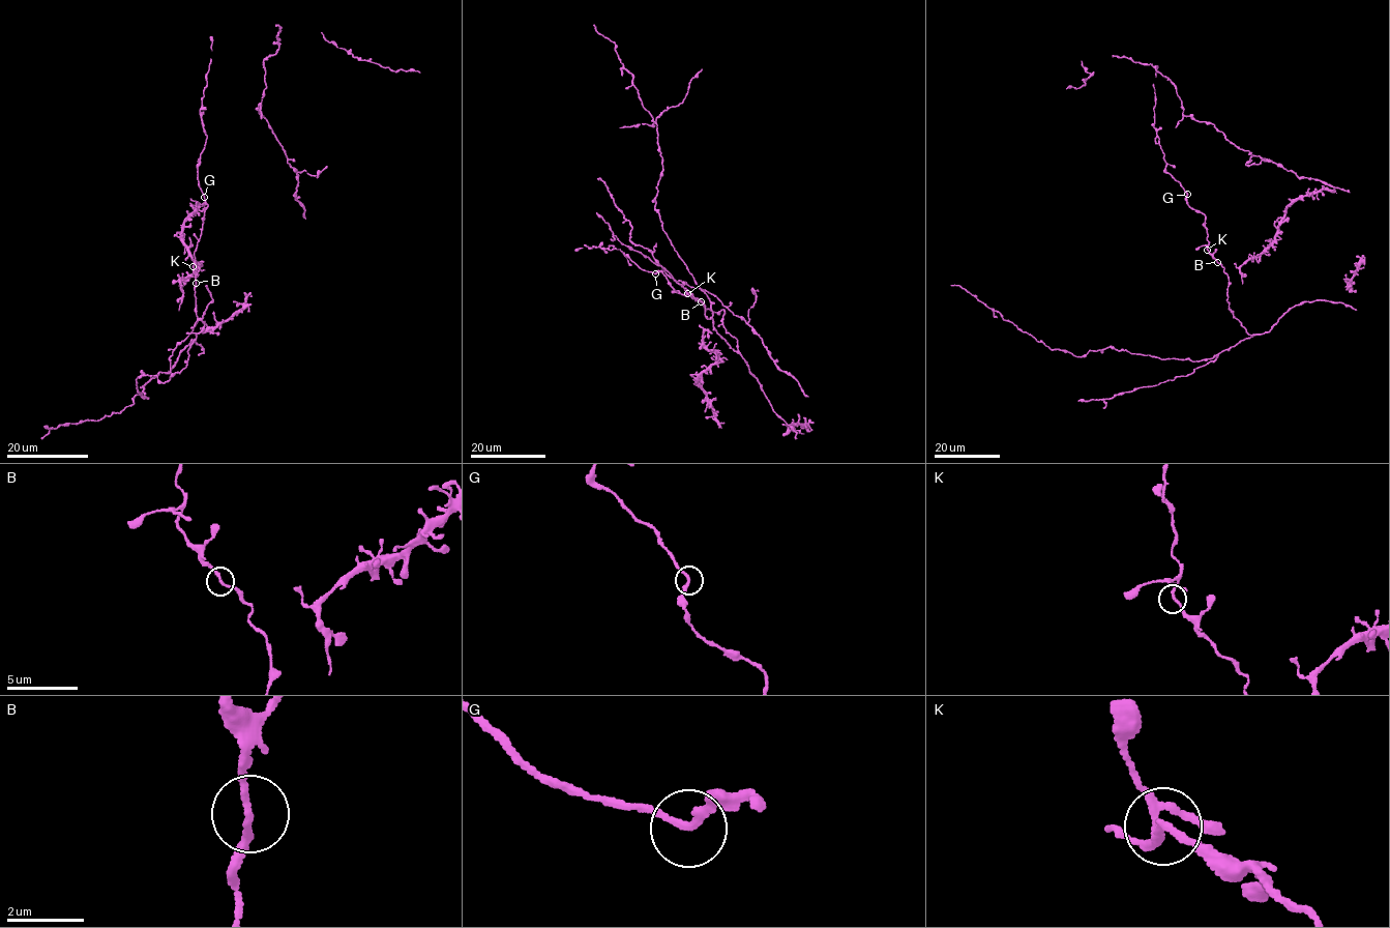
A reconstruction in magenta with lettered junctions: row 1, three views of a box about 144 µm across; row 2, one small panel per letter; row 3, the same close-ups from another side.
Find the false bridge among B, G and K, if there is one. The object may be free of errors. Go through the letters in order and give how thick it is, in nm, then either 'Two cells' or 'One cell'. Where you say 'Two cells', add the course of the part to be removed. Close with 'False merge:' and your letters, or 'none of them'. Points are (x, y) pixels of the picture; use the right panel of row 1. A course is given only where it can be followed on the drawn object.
B: Thickness 170 nm. One cell
G: Thickness 170 nm. One cell
K: Thickness 160 nm. One cell
False merge: none of them

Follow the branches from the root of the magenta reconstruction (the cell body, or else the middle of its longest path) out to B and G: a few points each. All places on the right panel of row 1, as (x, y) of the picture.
B: (1207, 250), (1217, 262)
G: (1207, 250), (1205, 216), (1188, 204), (1187, 194)

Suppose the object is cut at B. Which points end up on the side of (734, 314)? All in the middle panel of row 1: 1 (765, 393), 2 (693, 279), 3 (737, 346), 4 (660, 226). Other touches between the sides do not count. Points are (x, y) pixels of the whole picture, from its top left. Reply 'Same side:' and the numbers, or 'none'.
Same side: none

